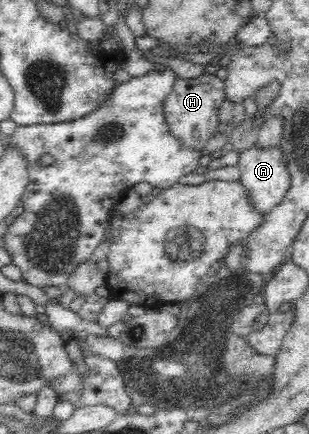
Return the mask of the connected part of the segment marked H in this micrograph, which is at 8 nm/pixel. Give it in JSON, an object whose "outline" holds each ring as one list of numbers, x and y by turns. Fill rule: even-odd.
{"outline":[[202,73,198,78,174,79,172,90,164,102,164,116,170,133,183,145,194,150,204,150,206,143,218,132,218,110,225,100,225,84,216,75]]}

